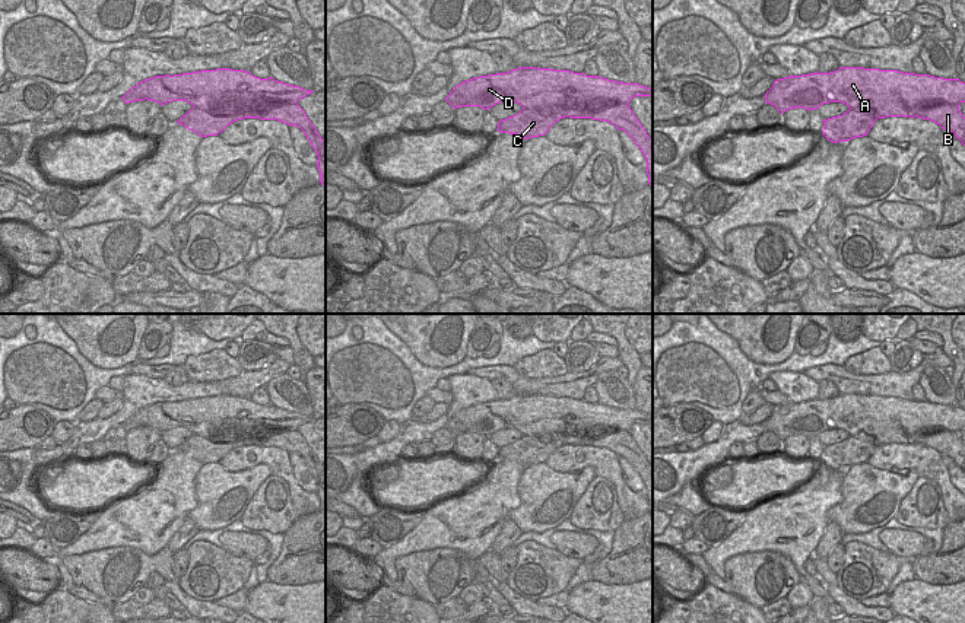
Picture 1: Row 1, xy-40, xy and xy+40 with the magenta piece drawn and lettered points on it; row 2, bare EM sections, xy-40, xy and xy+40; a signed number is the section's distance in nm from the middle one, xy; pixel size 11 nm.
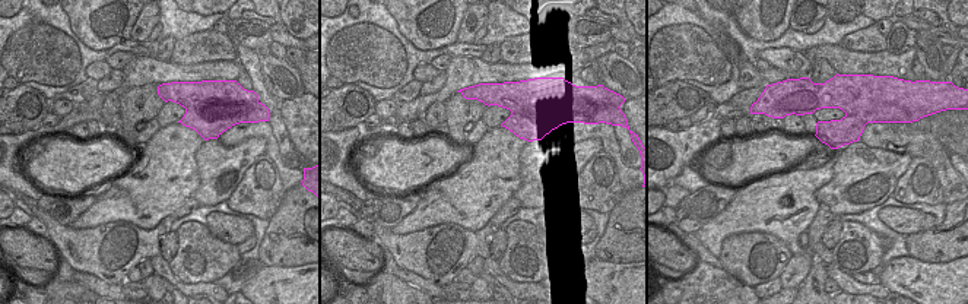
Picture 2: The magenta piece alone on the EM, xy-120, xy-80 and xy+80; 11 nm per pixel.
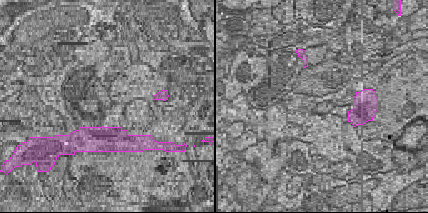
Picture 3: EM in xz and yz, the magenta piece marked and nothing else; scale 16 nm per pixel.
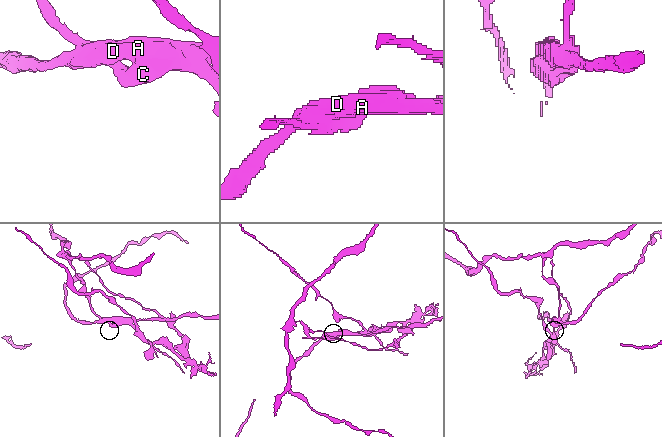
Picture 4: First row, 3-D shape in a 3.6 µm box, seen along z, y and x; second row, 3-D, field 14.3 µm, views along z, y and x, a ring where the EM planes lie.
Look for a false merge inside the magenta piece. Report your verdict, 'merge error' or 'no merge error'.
merge error

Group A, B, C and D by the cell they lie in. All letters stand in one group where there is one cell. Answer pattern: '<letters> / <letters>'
A D / B C

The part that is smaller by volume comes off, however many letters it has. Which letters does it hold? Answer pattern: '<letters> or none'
A, D

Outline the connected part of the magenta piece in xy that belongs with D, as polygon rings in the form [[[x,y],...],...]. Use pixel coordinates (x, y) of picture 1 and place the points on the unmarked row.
[[[518,394],[507,400],[461,409],[445,427],[454,436],[460,433],[491,436],[501,429],[517,429],[540,442],[552,442],[547,432],[556,433],[561,425],[574,426],[575,436],[599,436],[600,432],[629,430],[635,423],[651,422],[651,414],[638,410],[623,410],[569,397]]]

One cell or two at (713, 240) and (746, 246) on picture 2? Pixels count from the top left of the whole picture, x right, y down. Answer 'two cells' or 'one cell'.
two cells

